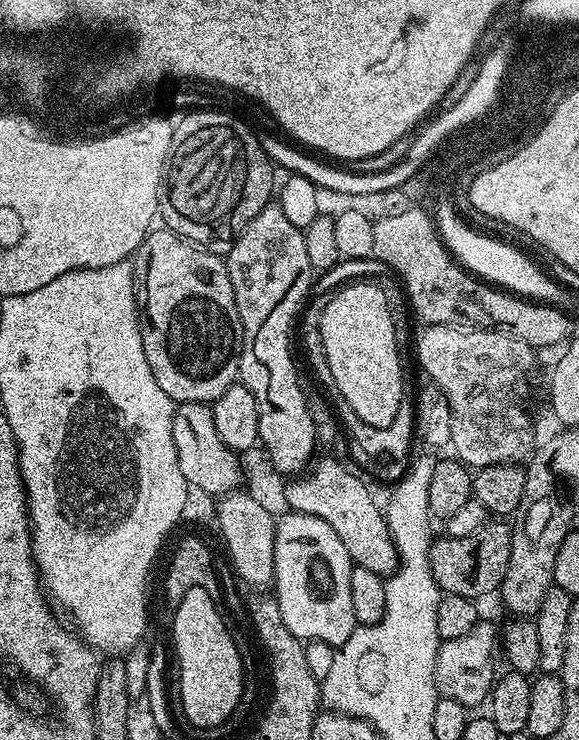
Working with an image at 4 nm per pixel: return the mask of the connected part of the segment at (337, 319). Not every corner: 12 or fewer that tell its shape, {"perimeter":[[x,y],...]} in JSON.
{"perimeter":[[386,294],[327,297],[322,350],[348,408],[385,428],[405,407]]}

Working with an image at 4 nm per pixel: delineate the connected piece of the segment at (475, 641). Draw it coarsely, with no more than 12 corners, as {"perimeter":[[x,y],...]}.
{"perimeter":[[481,622],[443,641],[440,696],[475,709],[494,683],[498,628]]}

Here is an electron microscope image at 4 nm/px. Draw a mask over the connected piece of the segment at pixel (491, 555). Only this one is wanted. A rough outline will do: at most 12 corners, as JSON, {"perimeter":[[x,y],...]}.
{"perimeter":[[488,522],[471,536],[433,539],[441,593],[479,601],[499,589],[512,530]]}

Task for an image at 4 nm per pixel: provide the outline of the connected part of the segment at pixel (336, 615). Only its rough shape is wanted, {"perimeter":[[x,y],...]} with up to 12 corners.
{"perimeter":[[276,520],[272,575],[299,640],[358,627],[354,567],[330,522]]}

